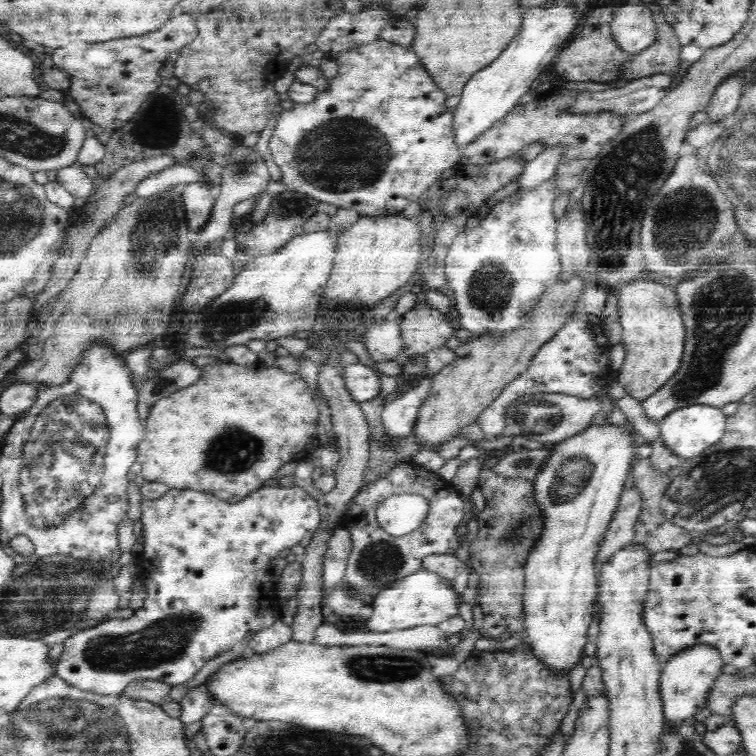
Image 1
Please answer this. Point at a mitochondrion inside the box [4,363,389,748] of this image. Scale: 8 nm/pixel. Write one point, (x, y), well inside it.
(52, 483)

